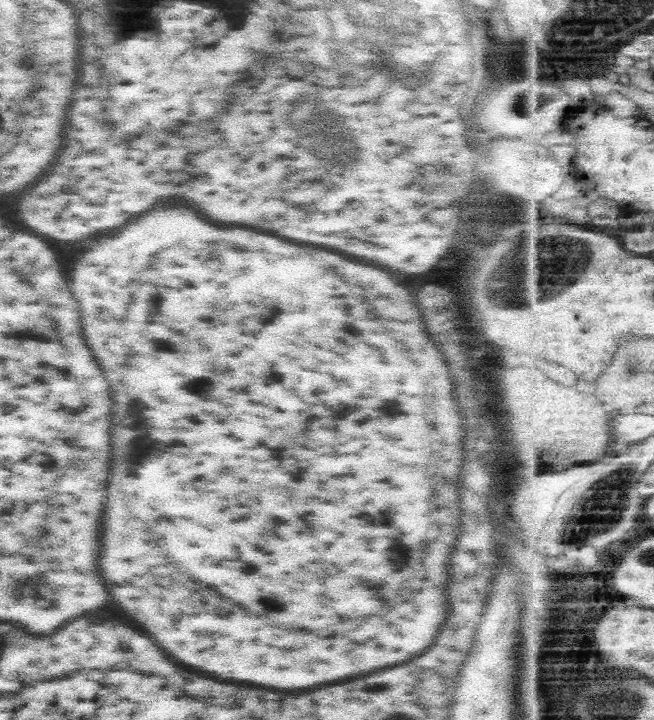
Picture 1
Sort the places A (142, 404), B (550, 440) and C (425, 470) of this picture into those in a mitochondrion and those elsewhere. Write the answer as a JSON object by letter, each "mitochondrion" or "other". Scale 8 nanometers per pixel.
{"A":"mitochondrion","B":"other","C":"other"}

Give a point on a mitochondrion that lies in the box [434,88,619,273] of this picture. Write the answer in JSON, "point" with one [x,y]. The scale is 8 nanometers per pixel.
{"point":[493,222]}

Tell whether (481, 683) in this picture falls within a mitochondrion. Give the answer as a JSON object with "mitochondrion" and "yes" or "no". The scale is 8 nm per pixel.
{"mitochondrion":"no"}

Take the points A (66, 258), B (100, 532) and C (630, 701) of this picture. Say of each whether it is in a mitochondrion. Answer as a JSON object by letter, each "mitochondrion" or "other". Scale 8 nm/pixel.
{"A":"other","B":"other","C":"mitochondrion"}

